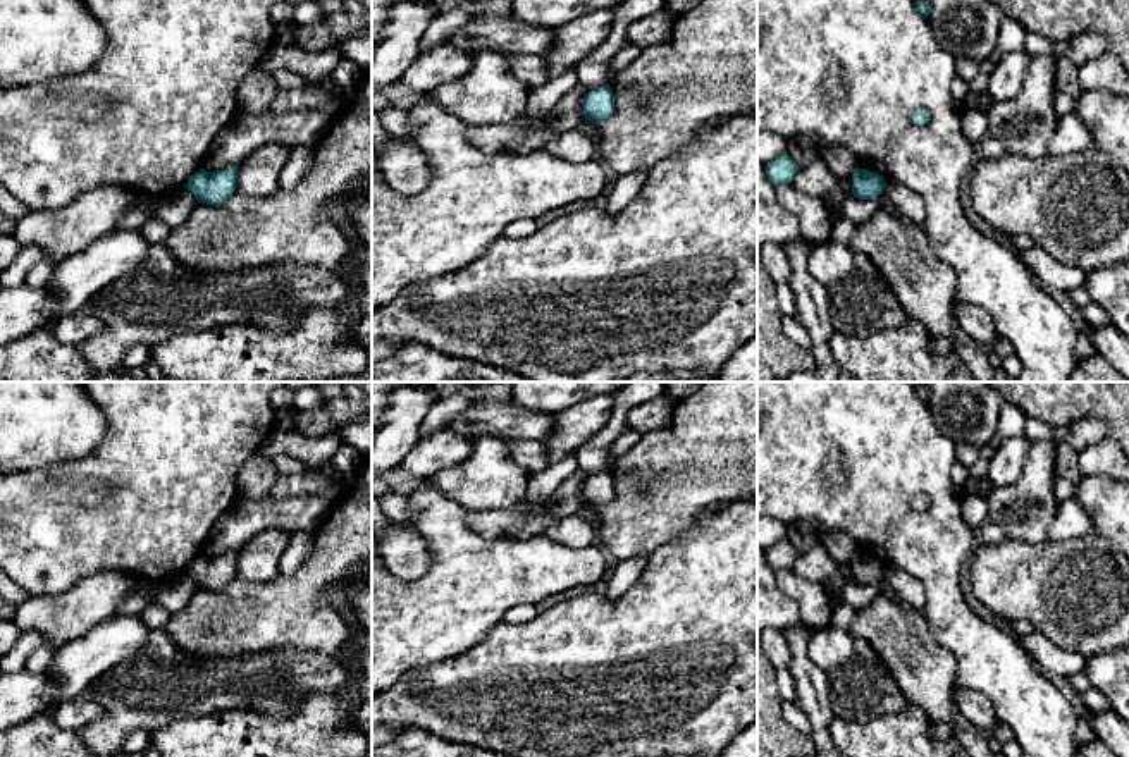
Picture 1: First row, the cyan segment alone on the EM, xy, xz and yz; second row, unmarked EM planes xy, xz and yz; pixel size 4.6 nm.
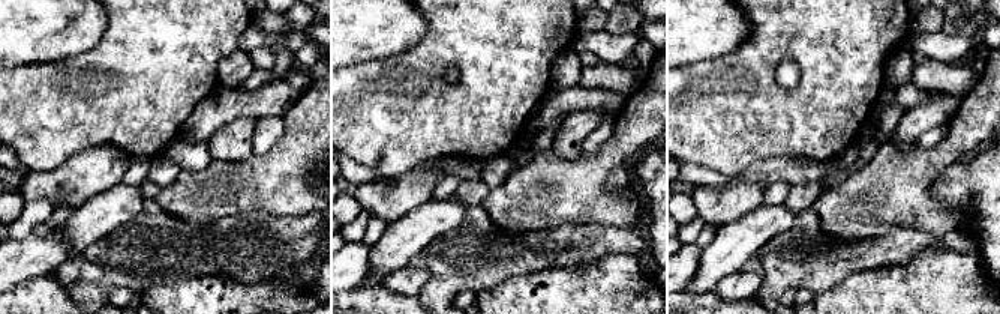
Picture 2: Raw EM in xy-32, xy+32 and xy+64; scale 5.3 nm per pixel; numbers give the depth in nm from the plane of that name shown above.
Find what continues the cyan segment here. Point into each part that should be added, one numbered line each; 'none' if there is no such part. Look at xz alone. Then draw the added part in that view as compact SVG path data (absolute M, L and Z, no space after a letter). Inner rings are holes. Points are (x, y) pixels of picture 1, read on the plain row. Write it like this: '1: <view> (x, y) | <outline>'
none

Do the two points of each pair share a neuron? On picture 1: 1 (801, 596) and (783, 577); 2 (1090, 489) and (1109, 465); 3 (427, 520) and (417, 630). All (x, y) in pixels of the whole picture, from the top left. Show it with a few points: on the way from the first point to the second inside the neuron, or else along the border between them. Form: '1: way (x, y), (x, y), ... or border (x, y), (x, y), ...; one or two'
1: way (797, 590), (789, 582); one
2: border (1083, 475), (1107, 475), (1110, 479); two
3: way (443, 547), (443, 603); one

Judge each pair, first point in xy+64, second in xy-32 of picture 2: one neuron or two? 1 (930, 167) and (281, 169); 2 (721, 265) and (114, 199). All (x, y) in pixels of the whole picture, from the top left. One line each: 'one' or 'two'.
1: one
2: one

